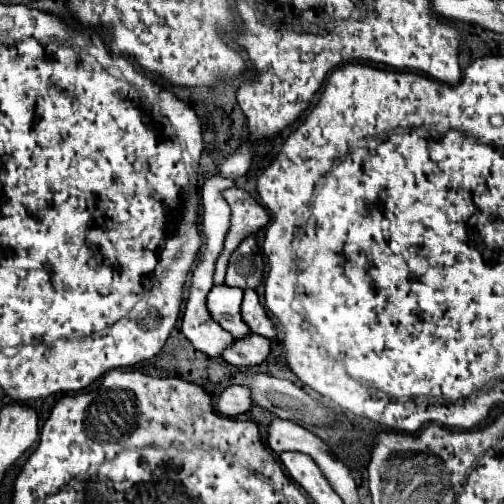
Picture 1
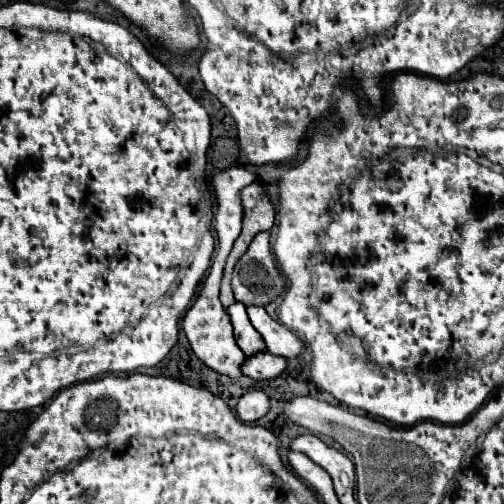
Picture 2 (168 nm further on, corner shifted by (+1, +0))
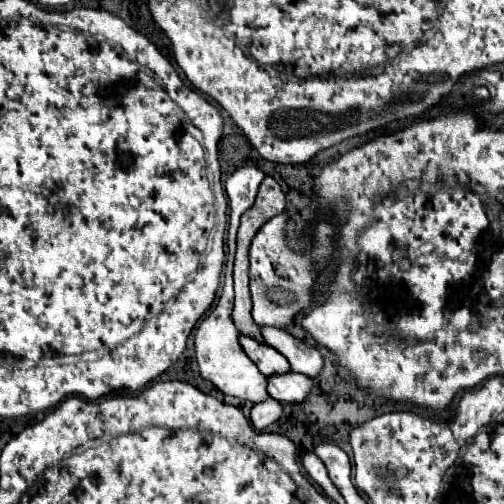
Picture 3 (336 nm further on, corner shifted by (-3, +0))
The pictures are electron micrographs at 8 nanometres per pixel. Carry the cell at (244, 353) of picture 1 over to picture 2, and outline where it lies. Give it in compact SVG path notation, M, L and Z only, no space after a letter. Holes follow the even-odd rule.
M262 352L262 354L248 358L242 366L242 372L250 376L252 380L274 380L286 370L286 366L288 364L284 358L274 356L270 352Z

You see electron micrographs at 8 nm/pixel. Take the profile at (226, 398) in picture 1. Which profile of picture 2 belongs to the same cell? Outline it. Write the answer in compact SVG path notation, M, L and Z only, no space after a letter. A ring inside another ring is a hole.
M252 390L248 394L244 394L238 402L238 418L242 422L256 422L260 418L264 418L270 410L270 400L264 392L260 390Z

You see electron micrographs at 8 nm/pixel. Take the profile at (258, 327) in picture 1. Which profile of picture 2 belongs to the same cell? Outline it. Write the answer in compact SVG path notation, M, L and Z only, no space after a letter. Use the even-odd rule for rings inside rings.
M248 306L248 314L252 326L262 334L270 354L278 354L282 358L296 358L306 350L306 344L296 338L294 332L290 332L286 326L272 320L264 308Z

